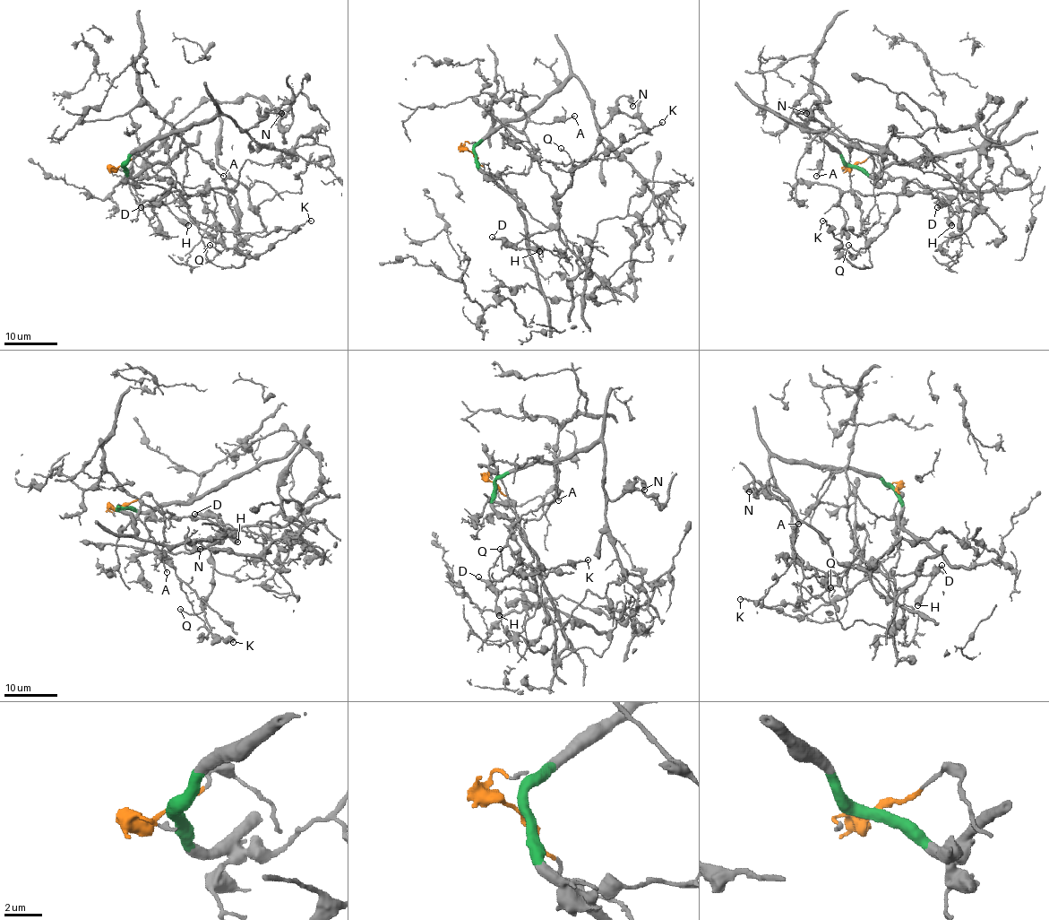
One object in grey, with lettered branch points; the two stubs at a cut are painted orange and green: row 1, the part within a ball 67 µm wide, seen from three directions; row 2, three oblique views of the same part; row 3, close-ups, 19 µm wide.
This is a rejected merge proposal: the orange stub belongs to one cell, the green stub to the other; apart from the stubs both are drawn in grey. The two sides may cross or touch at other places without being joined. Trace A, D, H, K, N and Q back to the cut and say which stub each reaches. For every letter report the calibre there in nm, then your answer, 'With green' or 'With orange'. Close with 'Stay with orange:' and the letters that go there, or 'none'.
A: Thickness 140 nm. With green
D: Thickness 200 nm. With orange
H: Thickness 700 nm. With orange
K: Thickness 170 nm. With orange
N: Thickness 480 nm. With green
Q: Thickness 130 nm. With orange
Stay with orange: D, H, K, Q

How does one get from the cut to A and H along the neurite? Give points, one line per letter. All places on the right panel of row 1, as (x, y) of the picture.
A: (853, 166), (849, 166), (820, 134), (823, 142), (823, 159), (817, 177)
H: (853, 166), (874, 153), (881, 169), (891, 177), (915, 182), (924, 187), (932, 198), (946, 203), (951, 224)

